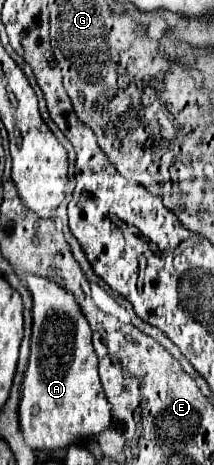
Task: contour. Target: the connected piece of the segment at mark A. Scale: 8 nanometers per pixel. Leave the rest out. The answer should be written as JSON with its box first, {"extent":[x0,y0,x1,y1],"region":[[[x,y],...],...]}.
{"extent":[19,273,111,449],"region":[[[25,273],[27,289],[33,297],[33,339],[31,339],[31,357],[25,369],[23,387],[21,387],[21,403],[19,403],[19,423],[25,435],[25,443],[31,449],[61,449],[69,447],[71,443],[99,435],[111,421],[111,407],[105,399],[103,385],[97,371],[97,357],[91,345],[91,329],[75,295],[55,281],[47,277],[39,277],[33,273]]]}

